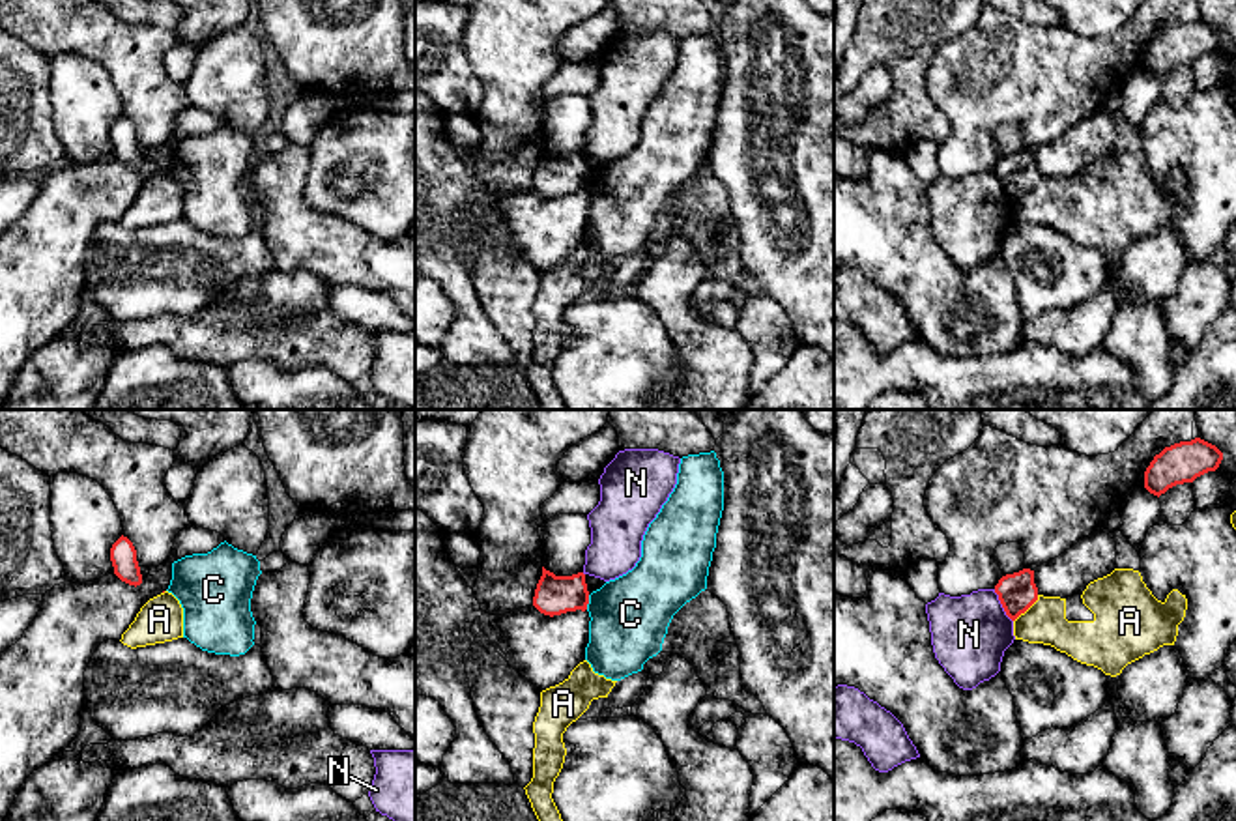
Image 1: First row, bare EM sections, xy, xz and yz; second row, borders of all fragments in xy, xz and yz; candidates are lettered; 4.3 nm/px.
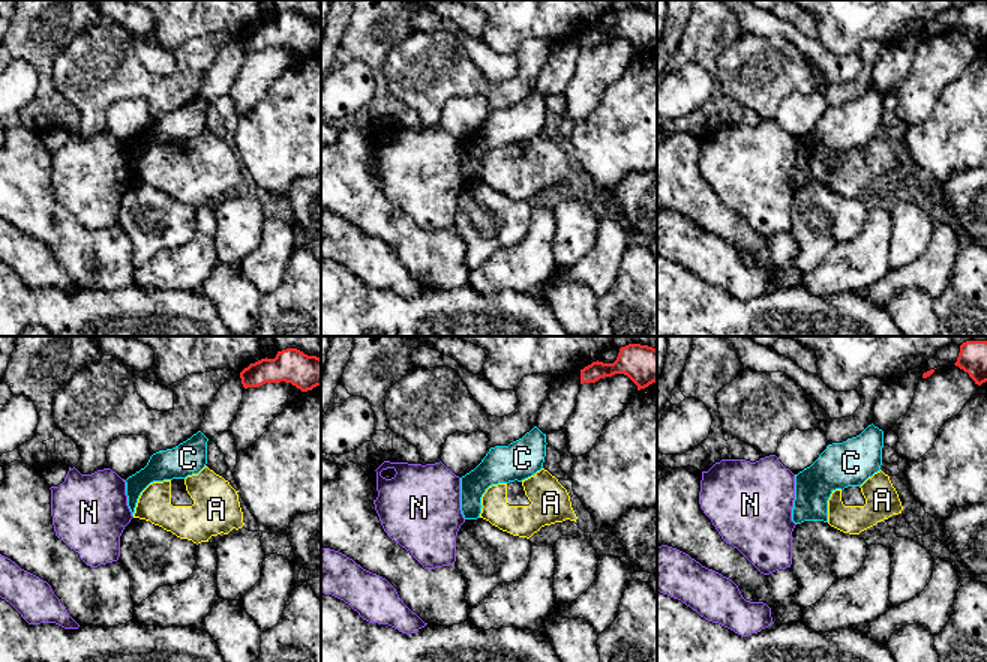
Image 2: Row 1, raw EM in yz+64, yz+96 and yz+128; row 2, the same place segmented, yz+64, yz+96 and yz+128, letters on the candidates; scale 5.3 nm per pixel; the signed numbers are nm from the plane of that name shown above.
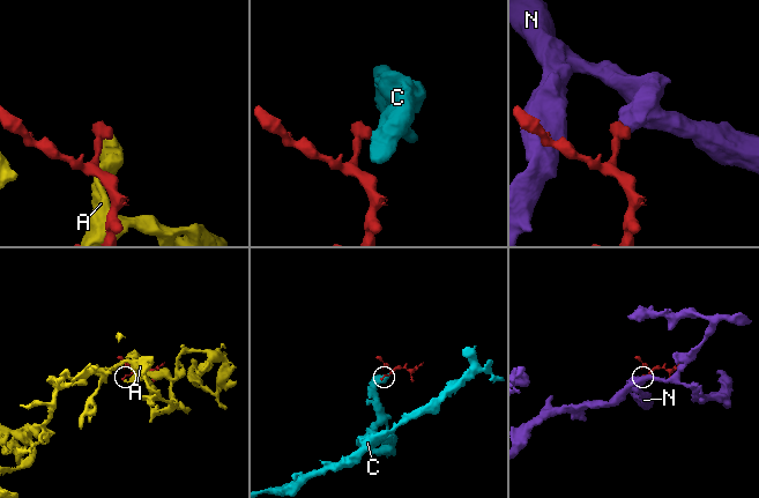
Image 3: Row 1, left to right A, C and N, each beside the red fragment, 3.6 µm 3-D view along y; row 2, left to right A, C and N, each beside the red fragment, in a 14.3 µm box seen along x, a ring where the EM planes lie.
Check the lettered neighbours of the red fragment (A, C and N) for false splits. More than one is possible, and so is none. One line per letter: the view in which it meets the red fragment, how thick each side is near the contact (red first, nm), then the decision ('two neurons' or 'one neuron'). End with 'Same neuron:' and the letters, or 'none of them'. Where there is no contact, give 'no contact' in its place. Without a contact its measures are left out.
A: yz | 160/180 nm | two neurons
C: xz | 170/340 nm | two neurons
N: yz | 160/340 nm | two neurons
Same neuron: none of them

